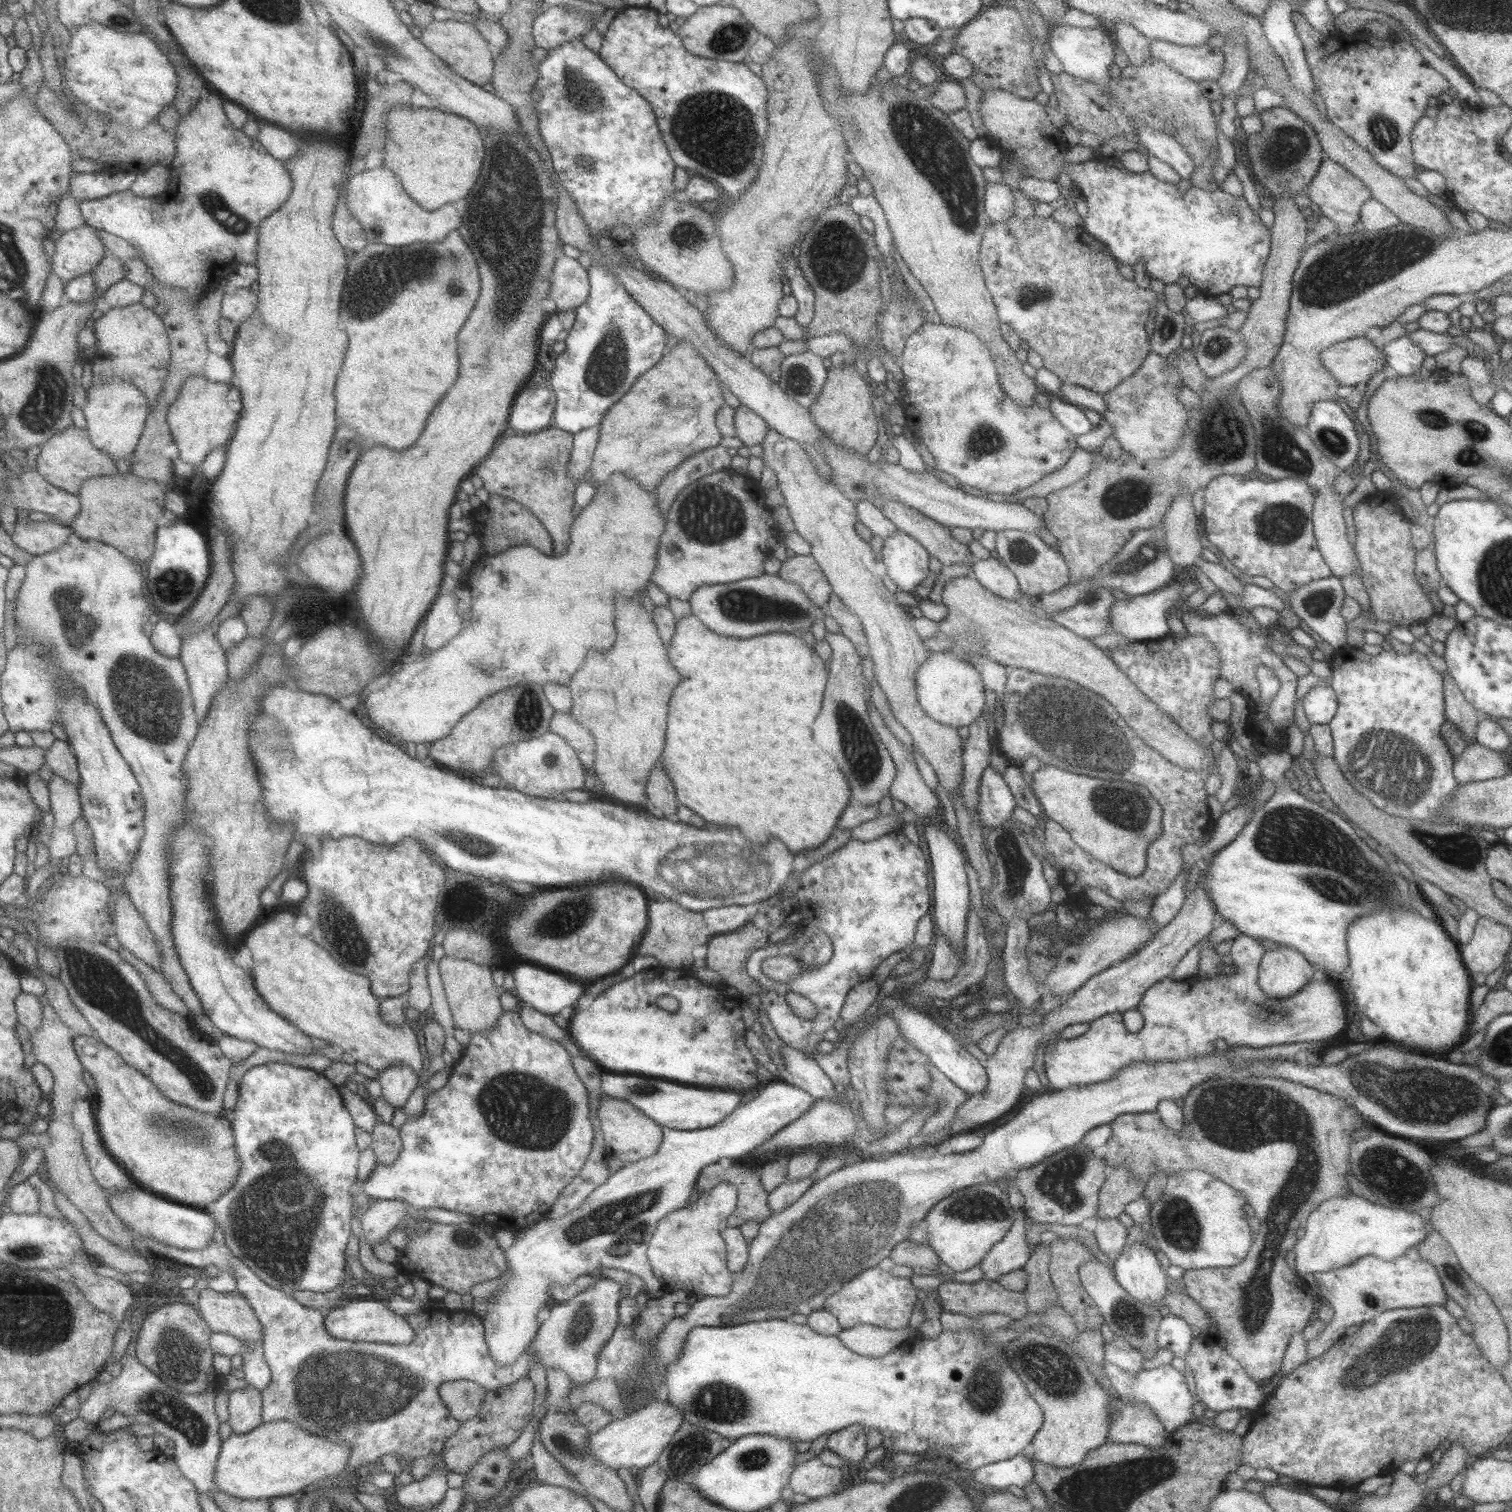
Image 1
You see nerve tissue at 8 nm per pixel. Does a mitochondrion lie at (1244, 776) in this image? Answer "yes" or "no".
no

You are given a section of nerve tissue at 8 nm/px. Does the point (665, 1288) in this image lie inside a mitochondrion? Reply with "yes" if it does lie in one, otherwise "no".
no

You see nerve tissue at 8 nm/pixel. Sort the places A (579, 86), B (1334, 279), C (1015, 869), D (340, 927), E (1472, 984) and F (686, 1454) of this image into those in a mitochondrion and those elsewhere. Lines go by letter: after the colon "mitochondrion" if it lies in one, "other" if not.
A: mitochondrion
B: mitochondrion
C: mitochondrion
D: mitochondrion
E: other
F: mitochondrion

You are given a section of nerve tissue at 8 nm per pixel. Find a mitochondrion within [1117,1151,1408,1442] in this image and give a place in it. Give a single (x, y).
(1177, 1222)

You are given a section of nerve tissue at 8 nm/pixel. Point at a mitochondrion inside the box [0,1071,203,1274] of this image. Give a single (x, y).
(35, 1252)

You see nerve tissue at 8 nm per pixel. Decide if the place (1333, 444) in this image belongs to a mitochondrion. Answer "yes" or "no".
yes

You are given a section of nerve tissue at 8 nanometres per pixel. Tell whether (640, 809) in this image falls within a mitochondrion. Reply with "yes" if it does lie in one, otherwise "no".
no

